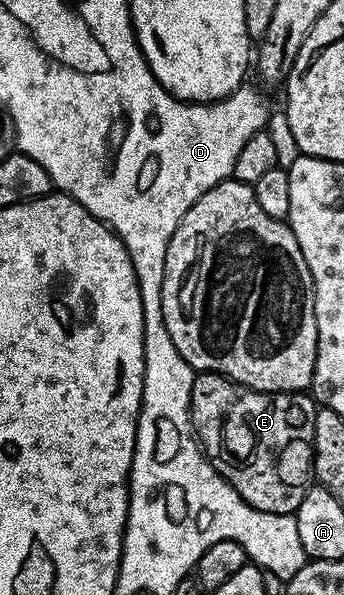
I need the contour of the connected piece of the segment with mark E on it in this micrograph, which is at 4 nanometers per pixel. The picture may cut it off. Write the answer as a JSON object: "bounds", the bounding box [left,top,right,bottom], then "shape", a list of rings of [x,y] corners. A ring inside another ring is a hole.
{"bounds":[191,373,317,514],"shape":[[[200,373],[191,389],[191,429],[207,459],[214,470],[228,482],[240,496],[255,510],[266,514],[294,514],[301,504],[305,492],[313,482],[313,459],[315,457],[315,412],[317,403],[310,393],[296,392],[294,394],[263,394],[259,390],[248,390],[223,377],[221,374]]]}

